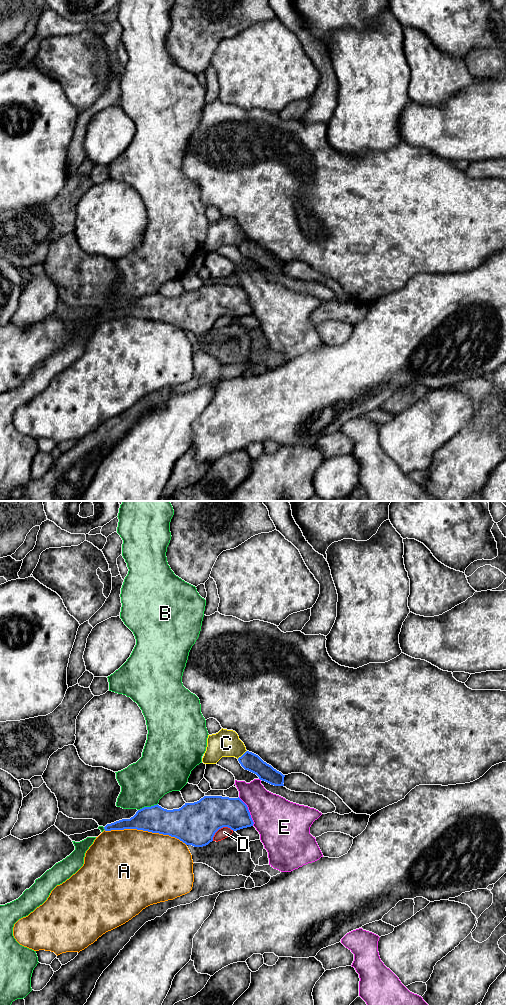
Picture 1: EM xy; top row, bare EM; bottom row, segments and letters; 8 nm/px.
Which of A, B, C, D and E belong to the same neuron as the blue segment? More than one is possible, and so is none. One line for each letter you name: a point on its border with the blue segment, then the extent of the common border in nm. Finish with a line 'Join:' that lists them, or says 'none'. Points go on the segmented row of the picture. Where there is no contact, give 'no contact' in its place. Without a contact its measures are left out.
Join: none

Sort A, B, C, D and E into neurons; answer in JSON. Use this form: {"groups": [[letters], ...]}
{"groups": [["A"], ["B"], ["C"], ["D"], ["E"]]}

